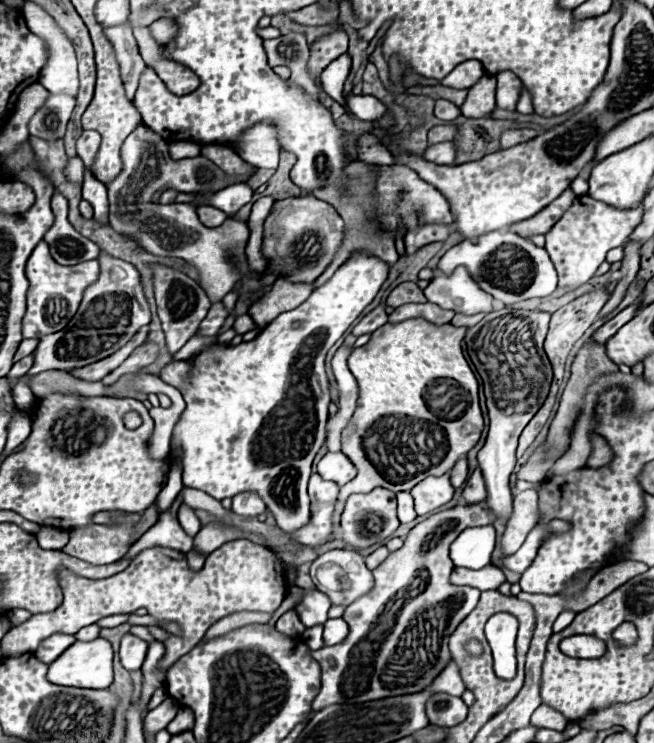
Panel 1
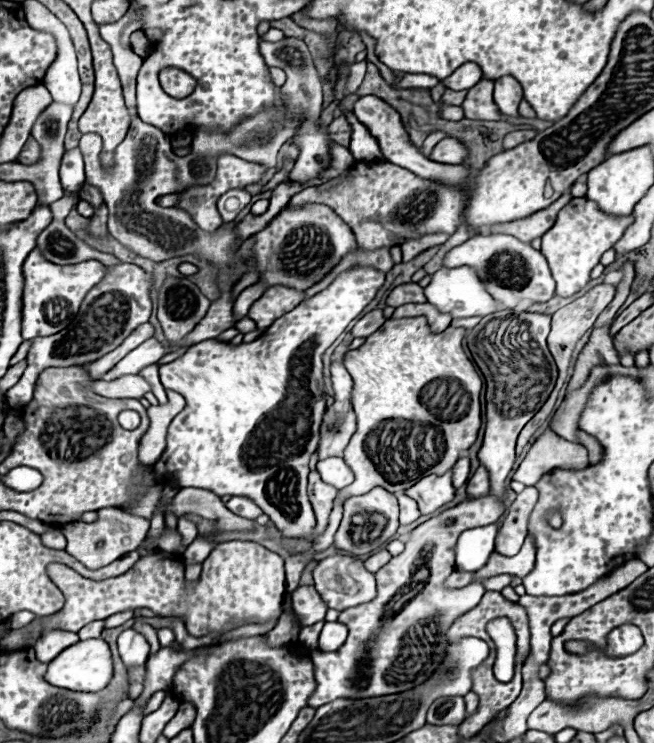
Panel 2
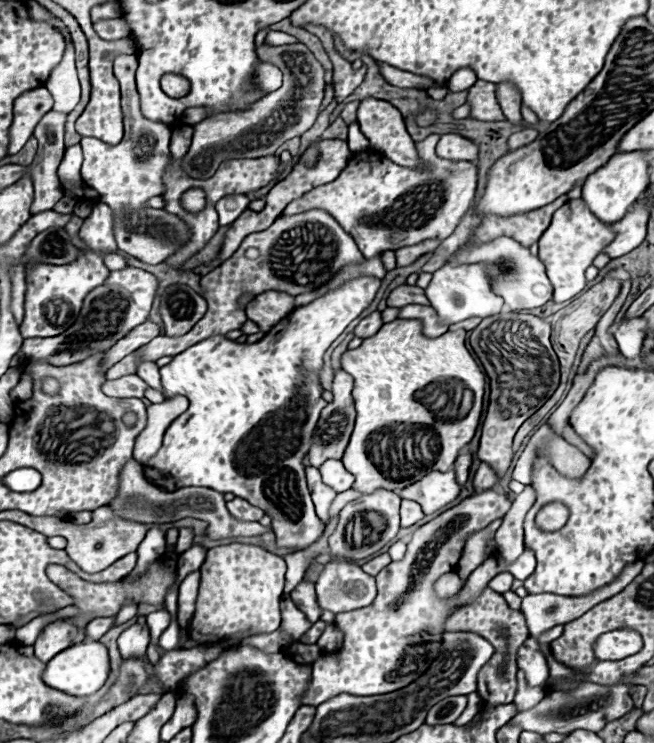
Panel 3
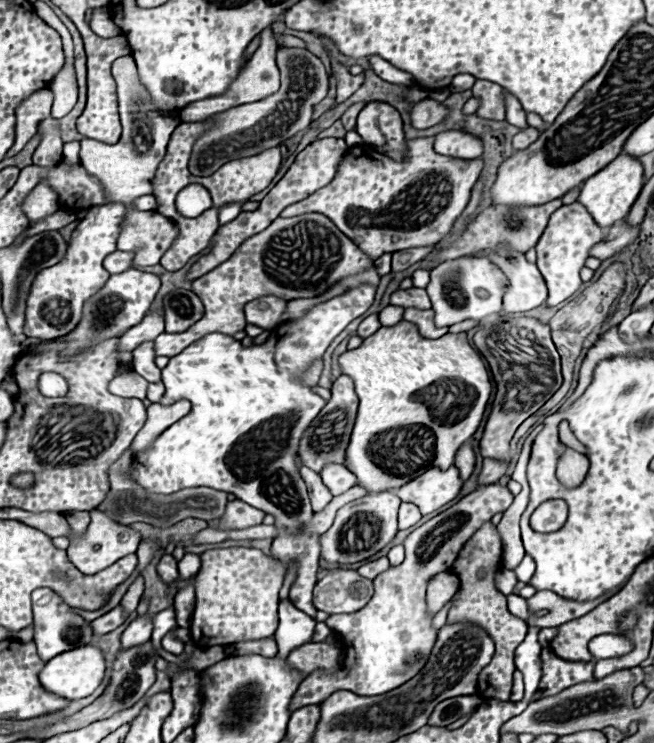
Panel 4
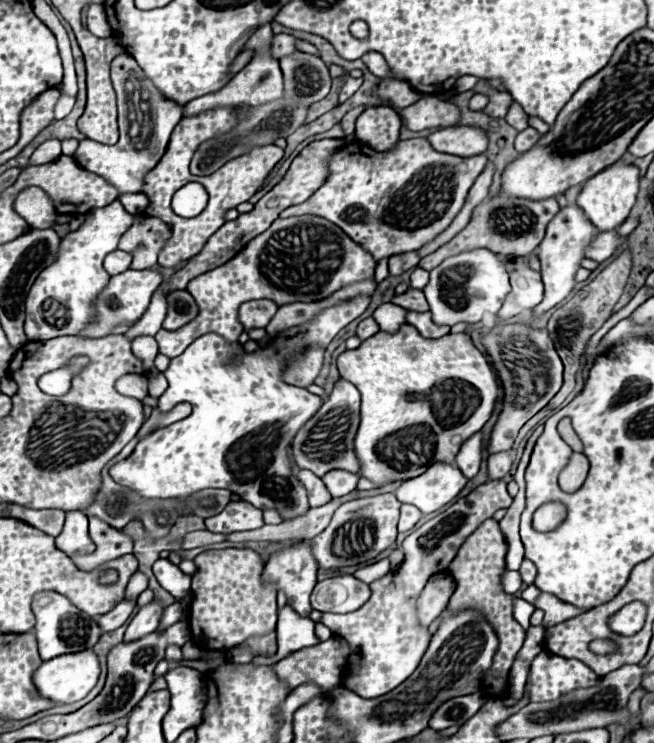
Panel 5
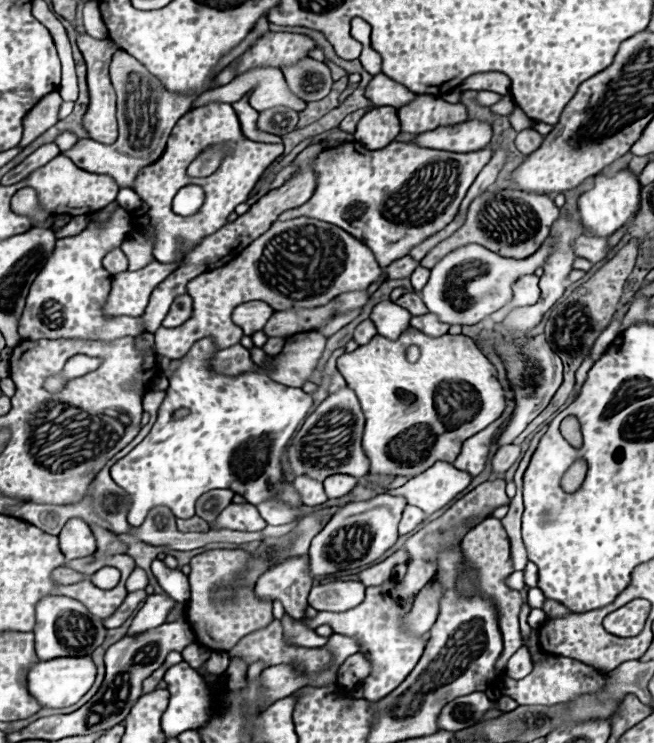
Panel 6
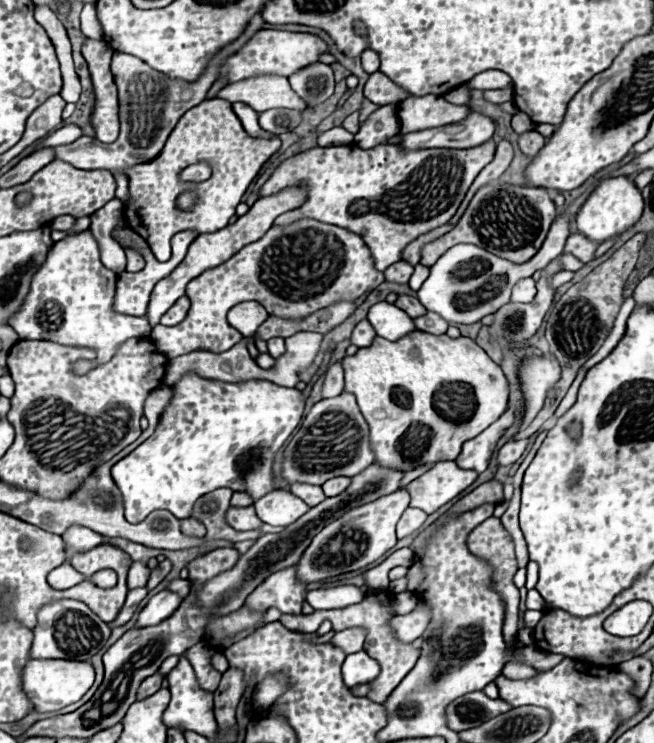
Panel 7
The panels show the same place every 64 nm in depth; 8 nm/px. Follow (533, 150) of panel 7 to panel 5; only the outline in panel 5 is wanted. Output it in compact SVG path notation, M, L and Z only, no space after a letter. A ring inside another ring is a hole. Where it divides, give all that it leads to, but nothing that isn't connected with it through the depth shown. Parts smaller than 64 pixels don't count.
M526 128L526 130L518 132L514 146L516 146L518 152L526 152L526 150L534 148L534 144L536 144L538 140L540 140L540 134L538 134L534 128Z

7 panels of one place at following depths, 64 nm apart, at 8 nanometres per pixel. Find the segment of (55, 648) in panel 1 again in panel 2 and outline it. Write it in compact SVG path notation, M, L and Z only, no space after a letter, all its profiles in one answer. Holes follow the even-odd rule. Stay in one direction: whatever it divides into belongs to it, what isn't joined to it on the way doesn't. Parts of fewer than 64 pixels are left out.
M48 630L46 634L42 634L34 648L36 648L36 658L40 662L50 662L54 660L62 650L66 650L68 646L76 644L80 638L78 634L70 634L70 632L64 632L64 630Z

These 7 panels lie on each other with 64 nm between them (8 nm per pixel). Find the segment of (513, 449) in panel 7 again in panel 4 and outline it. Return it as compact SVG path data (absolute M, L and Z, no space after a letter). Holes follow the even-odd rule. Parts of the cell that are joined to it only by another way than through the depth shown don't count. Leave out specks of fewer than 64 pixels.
M486 458L482 462L482 472L480 472L480 478L478 478L480 486L488 486L488 484L498 482L506 474L506 468L508 468L508 462L498 462L498 460Z

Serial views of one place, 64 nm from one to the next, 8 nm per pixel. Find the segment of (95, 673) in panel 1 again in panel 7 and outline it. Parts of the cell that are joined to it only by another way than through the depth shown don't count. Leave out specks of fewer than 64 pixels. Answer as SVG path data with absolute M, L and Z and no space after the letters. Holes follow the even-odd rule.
M30 660L22 670L22 690L30 698L36 712L54 712L68 704L78 702L92 684L94 684L94 668L90 662Z

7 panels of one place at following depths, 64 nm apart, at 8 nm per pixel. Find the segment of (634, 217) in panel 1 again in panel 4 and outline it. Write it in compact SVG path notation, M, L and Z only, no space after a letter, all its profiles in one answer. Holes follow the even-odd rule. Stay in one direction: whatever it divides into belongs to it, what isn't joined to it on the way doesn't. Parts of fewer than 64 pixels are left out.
M578 202L562 206L550 216L550 222L548 222L544 234L542 234L540 242L536 244L538 268L548 284L548 298L546 298L544 306L556 306L556 304L564 302L580 288L580 284L582 284L580 270L584 268L584 260L590 256L588 254L590 248L594 244L598 244L604 236L606 236L606 232L590 218L586 208L582 208Z

